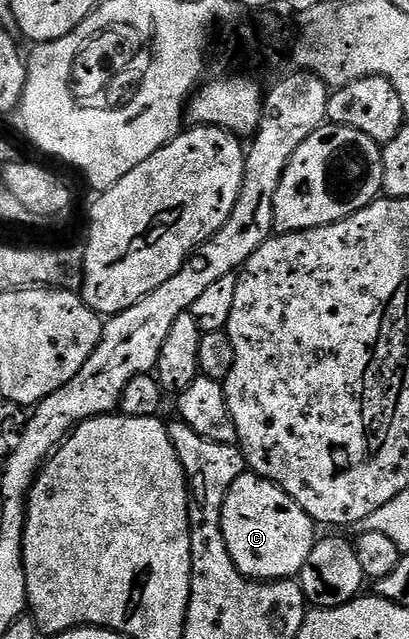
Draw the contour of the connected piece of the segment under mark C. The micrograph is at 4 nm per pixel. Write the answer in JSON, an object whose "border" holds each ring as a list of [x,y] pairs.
{"border":[[[245,473],[230,485],[222,505],[222,537],[234,565],[249,579],[290,579],[299,576],[318,538],[317,524],[276,483]]]}

